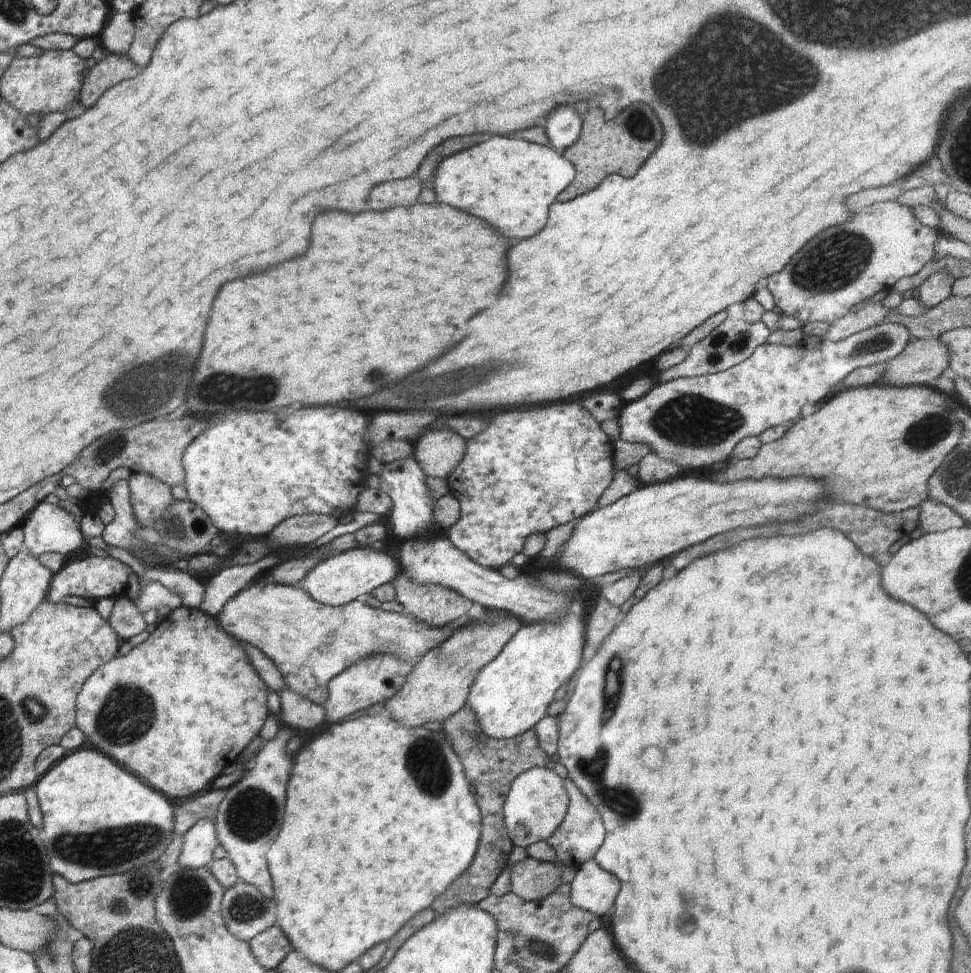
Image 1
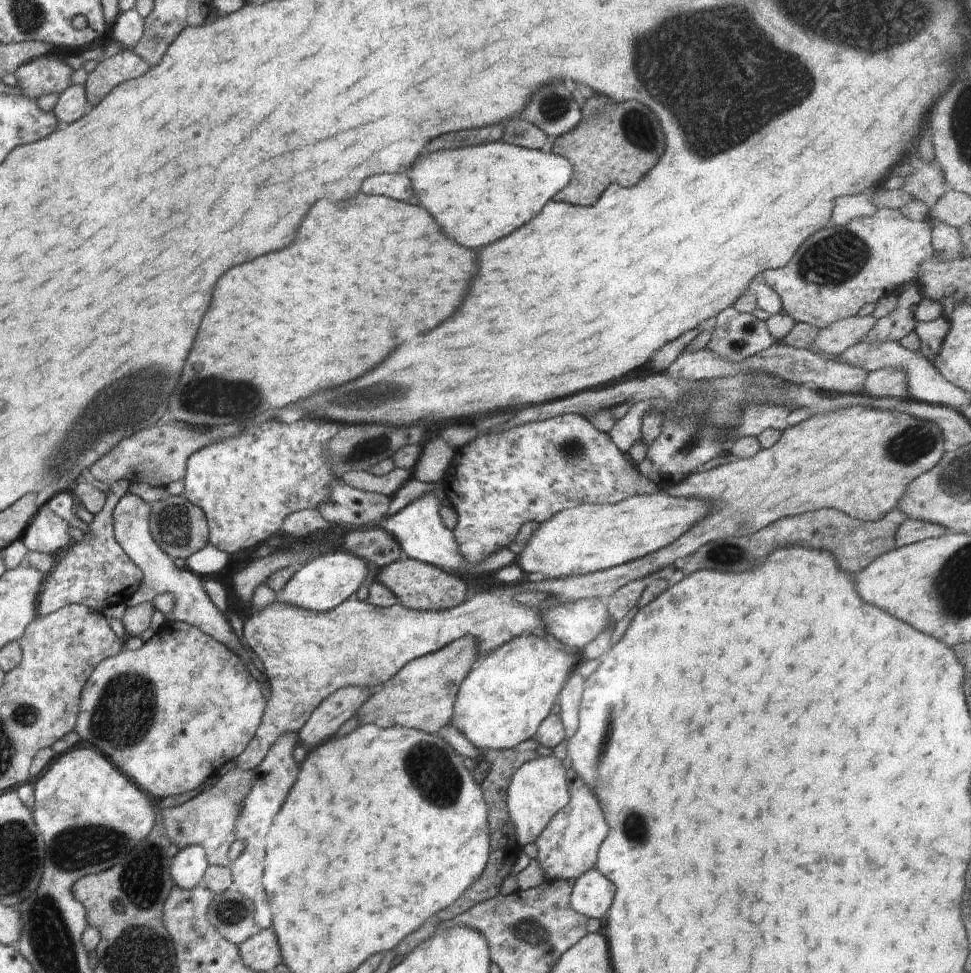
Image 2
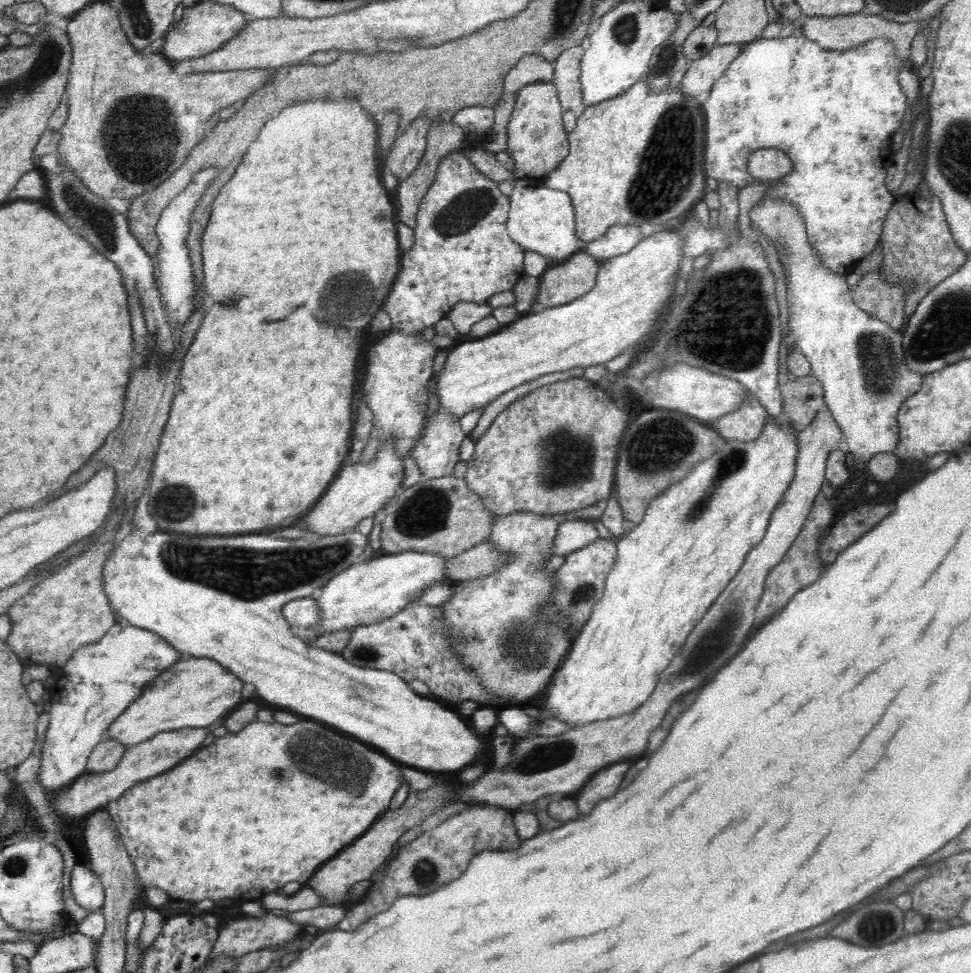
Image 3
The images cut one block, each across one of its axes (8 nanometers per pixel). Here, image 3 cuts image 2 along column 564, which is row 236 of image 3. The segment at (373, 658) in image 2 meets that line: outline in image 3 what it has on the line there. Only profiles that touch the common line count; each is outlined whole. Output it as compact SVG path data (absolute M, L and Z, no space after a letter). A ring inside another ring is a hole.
M646 81L636 82L628 90L611 99L606 99L604 102L587 106L582 114L576 119L575 127L568 132L569 153L564 160L556 165L554 170L551 170L543 179L540 180L541 185L554 190L562 190L567 192L572 199L572 204L575 210L575 231L577 237L586 243L600 238L612 225L634 224L640 226L644 222L661 224L667 227L668 220L680 216L684 211L690 211L694 204L702 199L709 189L709 179L705 174L705 169L702 167L704 162L704 150L706 146L705 138L705 116L701 99L696 99L690 96L684 96L679 90L679 87L670 90L662 90L662 92L652 92L649 89Z

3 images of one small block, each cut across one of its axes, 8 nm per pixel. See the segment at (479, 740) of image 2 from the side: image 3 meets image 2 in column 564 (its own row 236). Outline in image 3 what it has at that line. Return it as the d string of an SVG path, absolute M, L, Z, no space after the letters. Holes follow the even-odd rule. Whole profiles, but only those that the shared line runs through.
M664 227L653 235L644 237L644 240L640 240L640 242L632 248L630 252L609 258L608 262L602 263L596 275L596 284L594 284L590 289L590 292L587 292L584 296L557 307L544 309L539 313L534 311L530 314L519 316L519 318L514 322L511 322L505 327L501 327L500 330L496 330L496 332L491 335L485 336L481 339L477 338L472 341L464 341L457 347L452 347L450 356L446 358L444 370L440 370L438 374L433 374L434 376L437 376L437 379L435 380L435 392L437 392L437 396L439 396L439 406L446 409L448 413L452 413L454 417L458 417L459 420L459 418L470 409L475 409L476 407L482 407L482 409L484 409L495 398L500 396L500 394L504 394L507 390L512 390L512 388L520 386L520 384L524 384L524 382L530 382L530 380L534 380L539 376L544 376L544 374L552 374L552 372L562 372L578 366L587 368L589 366L602 364L602 362L606 363L622 353L624 348L628 348L628 346L641 342L642 338L652 330L652 326L654 326L656 320L658 320L658 314L664 310L664 306L668 304L668 298L672 296L672 290L674 290L678 280L677 272L680 270L678 266L680 260L684 257L682 250L684 239L685 231L683 229L680 229L679 227L675 229Z

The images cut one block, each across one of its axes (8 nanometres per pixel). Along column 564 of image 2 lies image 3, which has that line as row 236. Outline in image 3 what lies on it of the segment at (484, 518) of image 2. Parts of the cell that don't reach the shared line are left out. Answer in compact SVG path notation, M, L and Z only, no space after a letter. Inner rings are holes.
M462 148L452 150L440 160L436 178L417 212L414 246L403 254L402 270L398 271L396 282L383 304L394 329L404 333L420 333L434 326L438 320L447 318L458 302L485 303L497 292L510 291L520 277L526 275L523 263L526 250L509 237L505 225L510 202L510 197L498 188L498 183L484 176L464 156Z

